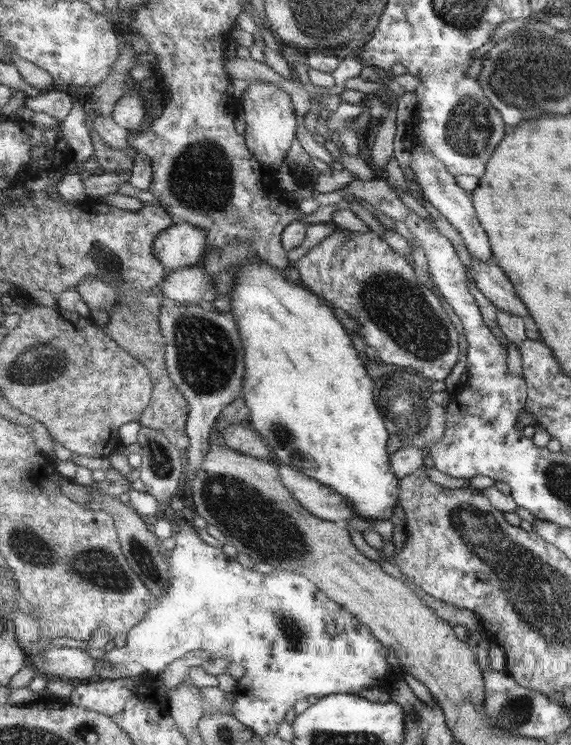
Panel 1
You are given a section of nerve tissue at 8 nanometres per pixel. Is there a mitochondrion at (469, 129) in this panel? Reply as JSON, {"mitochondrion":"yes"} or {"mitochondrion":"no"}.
{"mitochondrion":"yes"}

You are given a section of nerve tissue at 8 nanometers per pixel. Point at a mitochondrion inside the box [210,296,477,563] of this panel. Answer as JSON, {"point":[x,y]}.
{"point":[408,401]}

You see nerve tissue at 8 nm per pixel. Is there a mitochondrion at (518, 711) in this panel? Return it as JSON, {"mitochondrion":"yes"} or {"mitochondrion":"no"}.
{"mitochondrion":"yes"}

